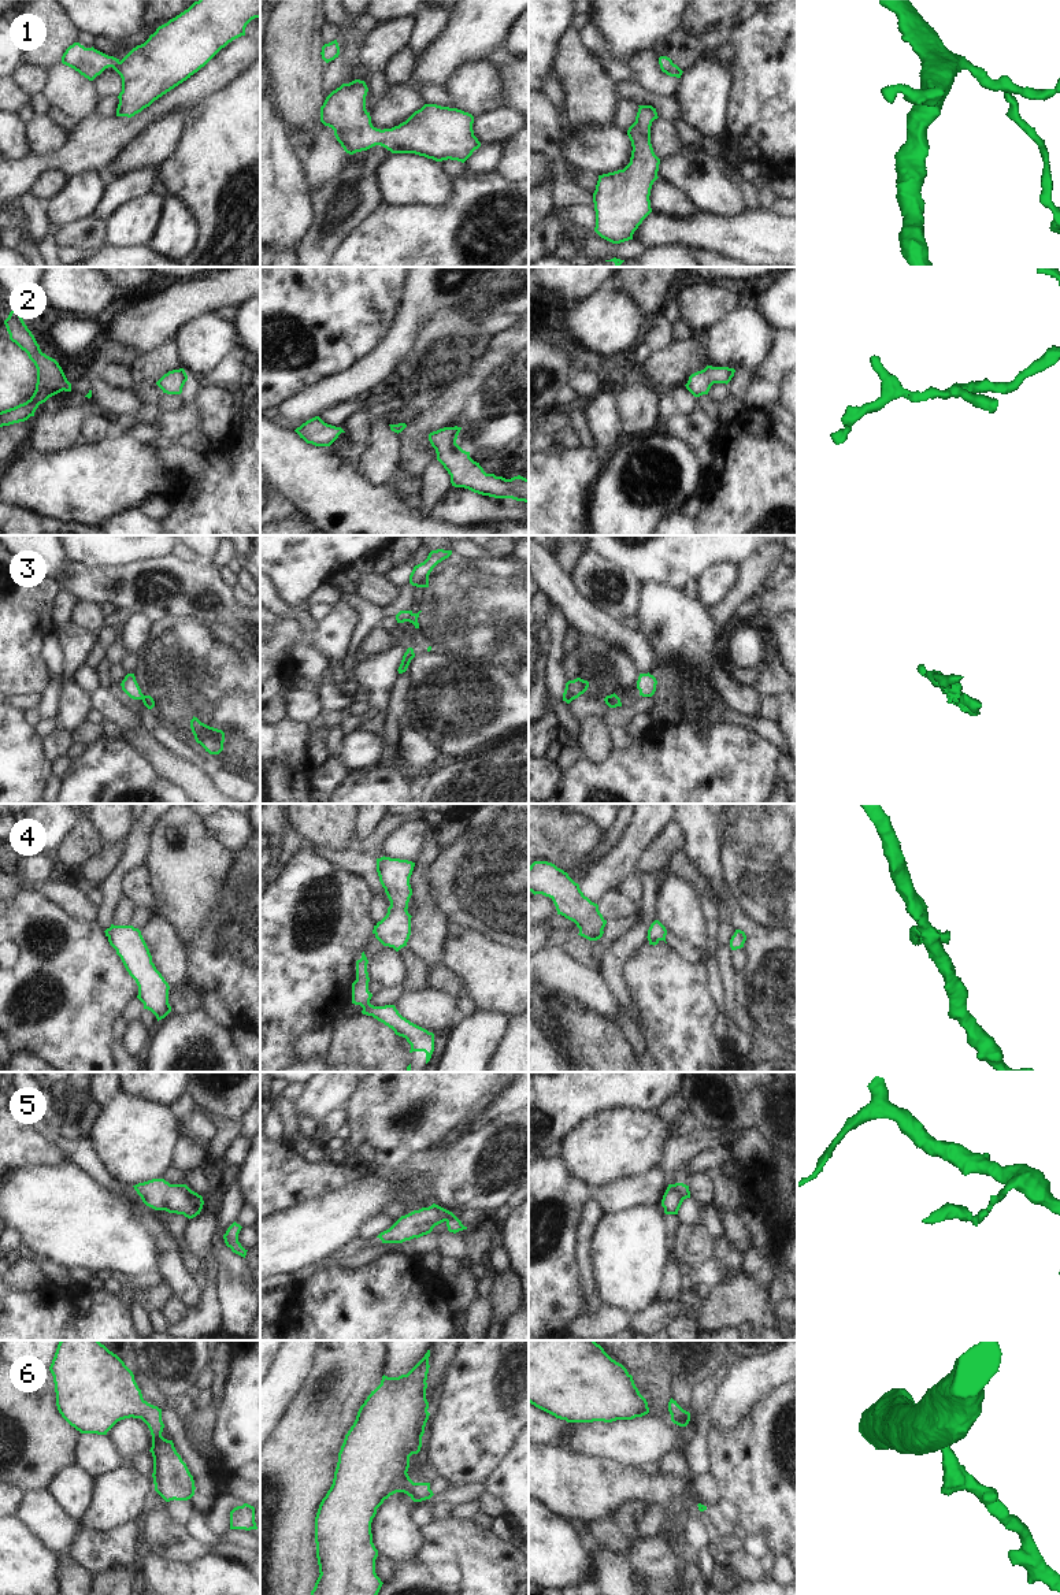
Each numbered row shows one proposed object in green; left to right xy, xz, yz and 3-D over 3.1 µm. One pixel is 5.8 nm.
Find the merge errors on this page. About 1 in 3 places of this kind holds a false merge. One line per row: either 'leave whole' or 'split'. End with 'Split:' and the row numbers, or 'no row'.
1: leave whole
2: leave whole
3: split
4: leave whole
5: split
6: leave whole
Split: 3, 5

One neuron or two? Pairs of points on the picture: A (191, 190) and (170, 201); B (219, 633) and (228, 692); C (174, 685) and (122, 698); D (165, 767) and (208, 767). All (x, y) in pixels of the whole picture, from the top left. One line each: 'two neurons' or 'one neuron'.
A: two neurons
B: one neuron
C: two neurons
D: two neurons

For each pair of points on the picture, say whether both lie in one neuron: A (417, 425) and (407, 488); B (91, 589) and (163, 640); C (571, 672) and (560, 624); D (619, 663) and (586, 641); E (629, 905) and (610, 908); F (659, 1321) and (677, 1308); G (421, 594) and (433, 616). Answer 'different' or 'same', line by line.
A: different
B: different
C: same
D: same
E: same
F: same
G: same

